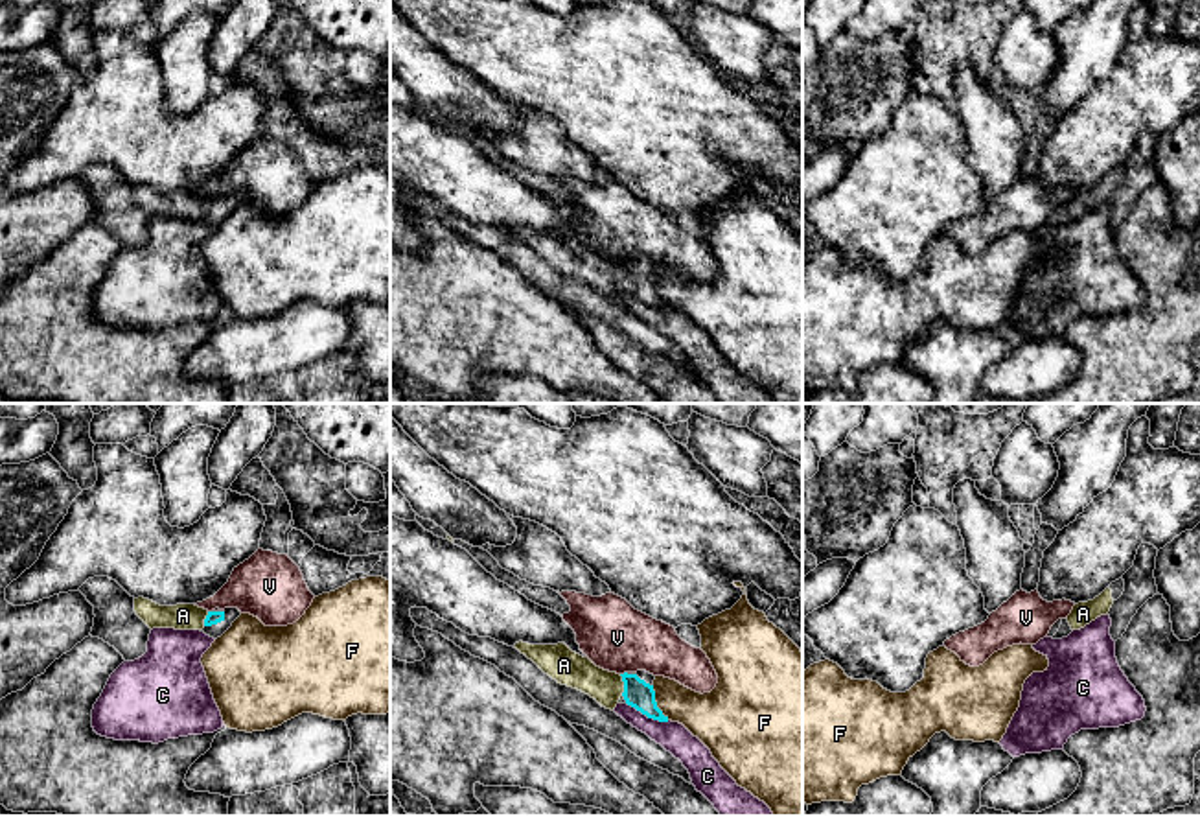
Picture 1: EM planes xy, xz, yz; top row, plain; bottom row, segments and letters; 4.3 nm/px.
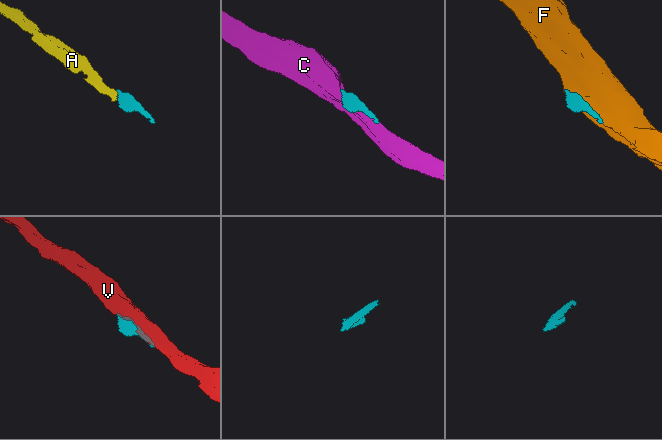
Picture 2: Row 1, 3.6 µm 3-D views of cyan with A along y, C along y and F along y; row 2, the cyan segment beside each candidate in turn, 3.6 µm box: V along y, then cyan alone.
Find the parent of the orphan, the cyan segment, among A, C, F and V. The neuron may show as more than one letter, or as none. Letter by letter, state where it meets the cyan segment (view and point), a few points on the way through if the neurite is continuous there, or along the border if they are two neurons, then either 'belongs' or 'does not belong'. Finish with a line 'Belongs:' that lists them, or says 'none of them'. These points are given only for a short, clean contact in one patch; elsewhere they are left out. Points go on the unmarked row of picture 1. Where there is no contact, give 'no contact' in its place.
A: contact xz (624, 273); way xz (637, 280), (624, 273), (602, 273), (571, 256); belongs
C: contact xz (648, 304); border xz (626, 290), (648, 304), (669, 308); does not belong
F: contact xz (656, 290); does not belong
V: contact xz (624, 260); does not belong
Belongs: A

